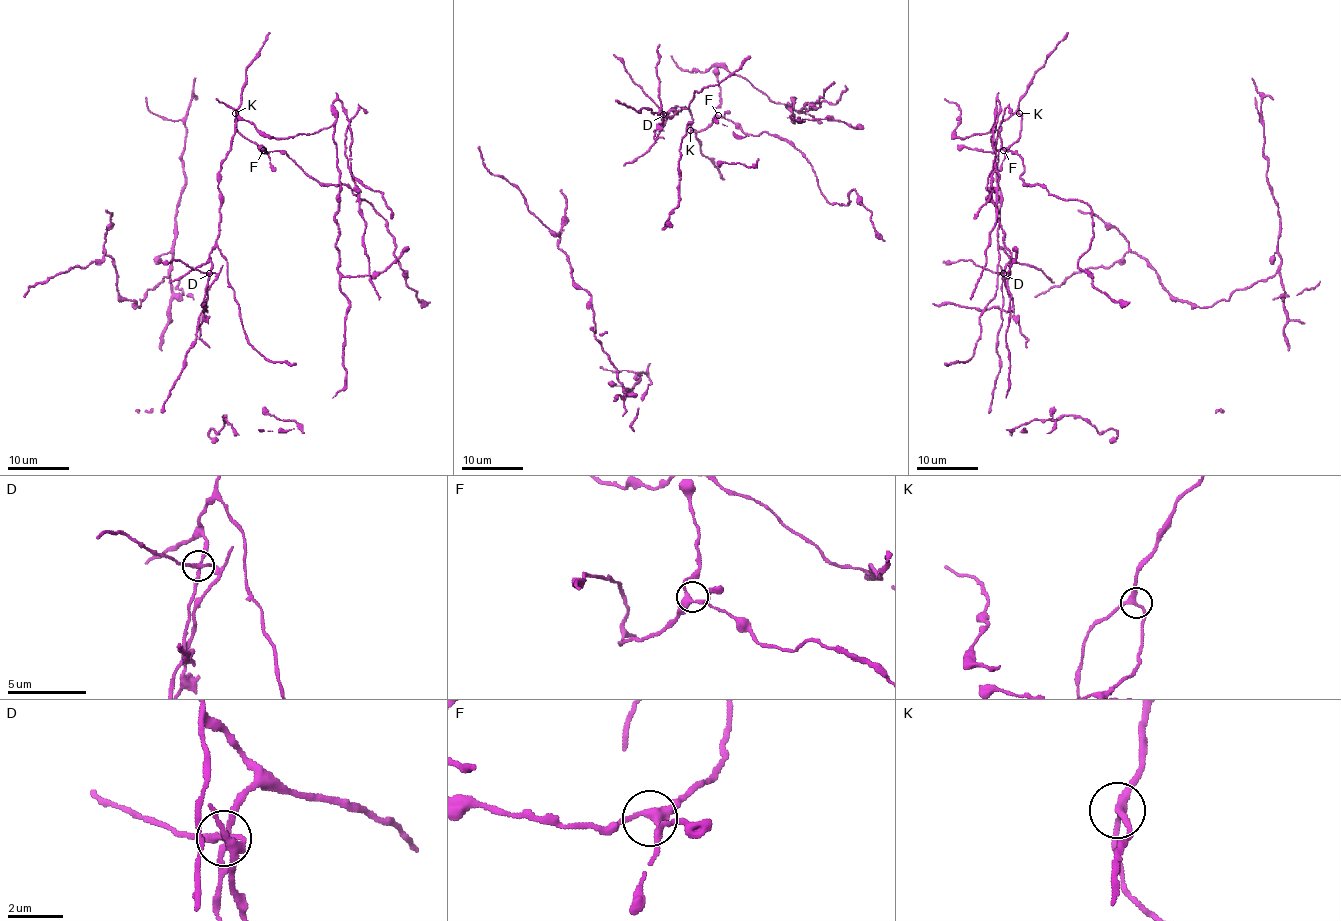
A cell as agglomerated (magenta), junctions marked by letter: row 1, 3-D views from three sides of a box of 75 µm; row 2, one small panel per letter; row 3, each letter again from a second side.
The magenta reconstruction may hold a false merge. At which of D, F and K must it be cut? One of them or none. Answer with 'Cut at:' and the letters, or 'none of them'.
Cut at: D

